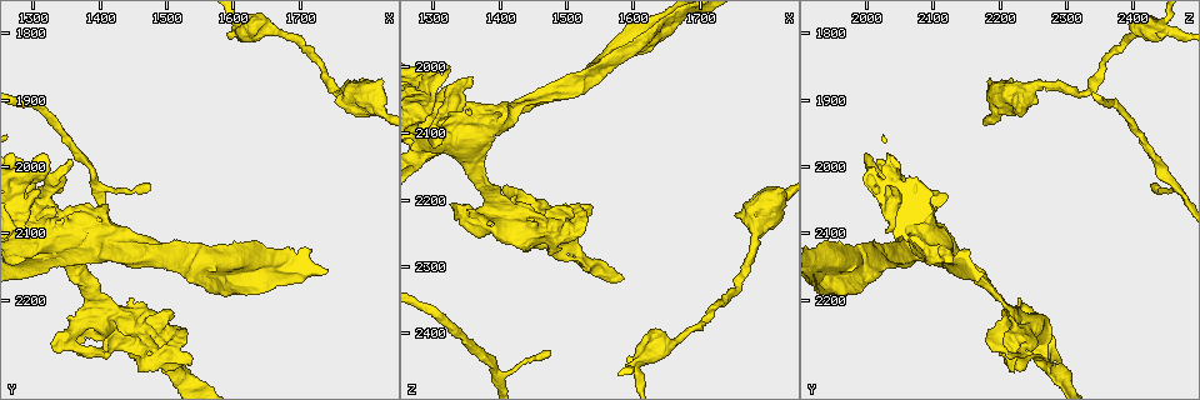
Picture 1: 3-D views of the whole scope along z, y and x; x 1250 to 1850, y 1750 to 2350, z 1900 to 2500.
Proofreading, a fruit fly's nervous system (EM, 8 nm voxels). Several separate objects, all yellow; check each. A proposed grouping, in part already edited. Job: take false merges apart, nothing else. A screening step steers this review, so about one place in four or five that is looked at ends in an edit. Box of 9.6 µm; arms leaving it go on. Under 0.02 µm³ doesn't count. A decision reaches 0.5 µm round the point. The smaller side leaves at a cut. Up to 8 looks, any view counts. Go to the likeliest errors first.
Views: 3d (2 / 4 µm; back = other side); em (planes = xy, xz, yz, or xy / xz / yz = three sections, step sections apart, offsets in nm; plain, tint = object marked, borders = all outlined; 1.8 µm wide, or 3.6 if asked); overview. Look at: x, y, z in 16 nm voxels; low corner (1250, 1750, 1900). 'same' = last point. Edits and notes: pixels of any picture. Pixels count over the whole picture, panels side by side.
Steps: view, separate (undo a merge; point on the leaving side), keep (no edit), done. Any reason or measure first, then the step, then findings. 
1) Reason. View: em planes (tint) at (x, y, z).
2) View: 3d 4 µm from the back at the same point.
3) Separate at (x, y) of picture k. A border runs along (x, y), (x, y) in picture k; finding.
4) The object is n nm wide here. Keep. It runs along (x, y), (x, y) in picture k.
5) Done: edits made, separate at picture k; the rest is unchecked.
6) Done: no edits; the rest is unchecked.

Sharp bend. View: 3d 2 µm at (1615, 1795, 2440).

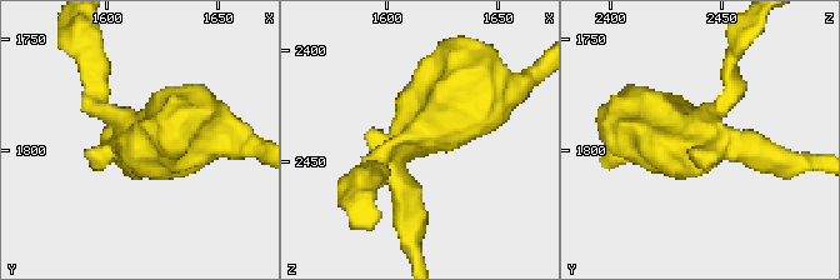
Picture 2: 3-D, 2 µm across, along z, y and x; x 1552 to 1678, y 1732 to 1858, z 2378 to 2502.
3 arms meet here; the arms are 170, 200, 220 nm wide; need the tissue. View: em planes (plain) at (1612, 1797, 2439).

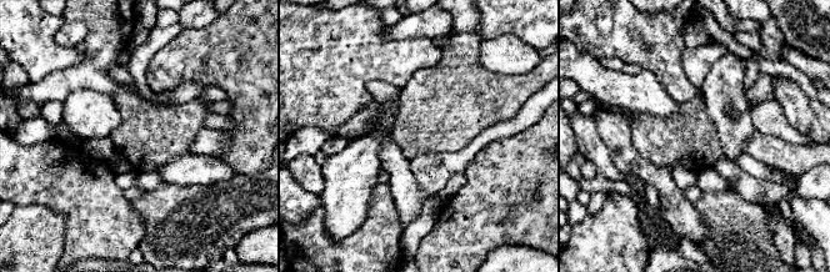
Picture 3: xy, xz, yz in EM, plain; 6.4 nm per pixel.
What lies round it. View: em planes (borders) at the same point.

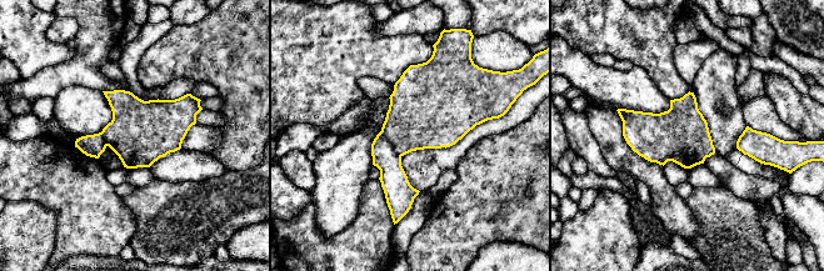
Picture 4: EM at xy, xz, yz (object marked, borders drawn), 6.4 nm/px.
Separate at (394, 181) of picture 4. A border runs along (380, 131), (400, 157) in picture 4; a second cell is stuck on.

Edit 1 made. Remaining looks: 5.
Abrupt turn. View: 3d 2 µm at (1300, 2055, 2100).

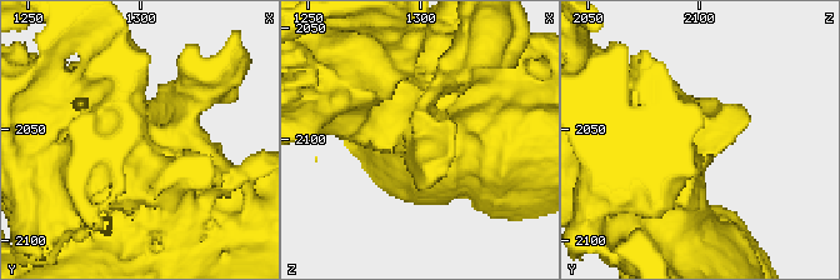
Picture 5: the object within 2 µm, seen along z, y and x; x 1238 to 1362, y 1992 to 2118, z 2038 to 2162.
View: em planes (tint) at (1302, 2054, 2100).

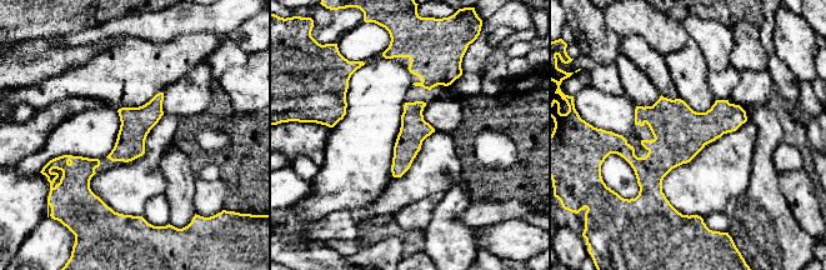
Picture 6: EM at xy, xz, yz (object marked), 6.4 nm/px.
Keep. It runs along (420, 104), (396, 174) in picture 6; continuous, no second cell.

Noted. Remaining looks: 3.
Arms part here. View: em 3.6 µm planes (borders) at (1395, 2195, 2195).

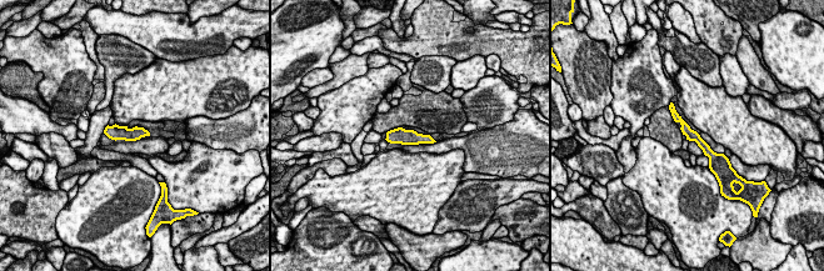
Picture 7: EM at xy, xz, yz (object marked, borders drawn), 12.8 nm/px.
The object is 140 nm wide here. Keep. It runs along (677, 118), (714, 157), (718, 157) in picture 7; all the same cell.

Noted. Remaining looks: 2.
Done: edits made, separate at picture 4; the rest is unchecked.

